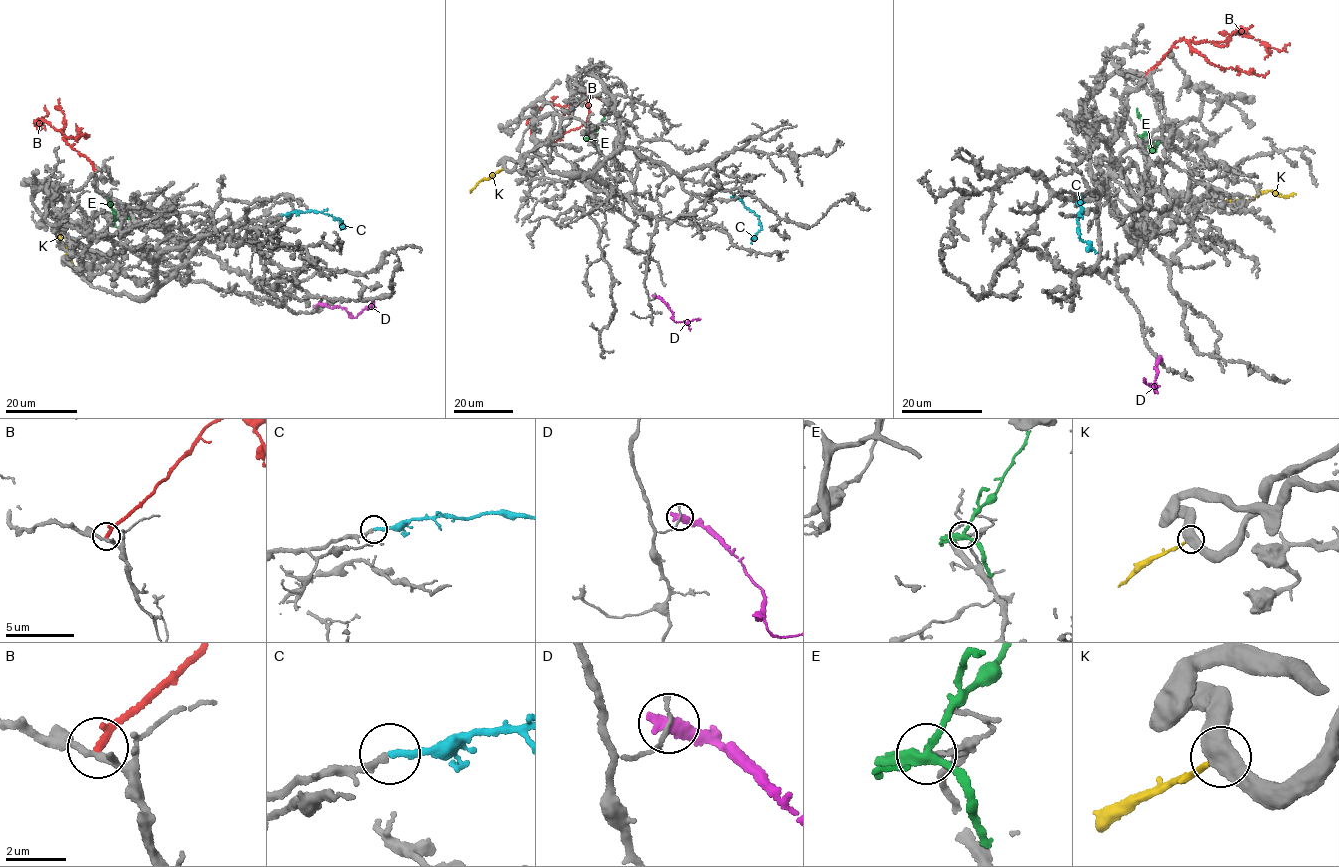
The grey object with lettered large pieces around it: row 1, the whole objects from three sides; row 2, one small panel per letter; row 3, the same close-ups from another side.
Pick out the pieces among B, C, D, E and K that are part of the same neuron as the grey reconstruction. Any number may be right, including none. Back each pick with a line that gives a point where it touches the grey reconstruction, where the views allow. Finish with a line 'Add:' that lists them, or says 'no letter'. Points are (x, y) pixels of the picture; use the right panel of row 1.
C: meets grey at (1079, 195)
Add: C

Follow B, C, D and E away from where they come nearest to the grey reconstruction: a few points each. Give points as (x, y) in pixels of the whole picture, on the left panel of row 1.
B: (97, 171), (88, 159), (72, 149), (60, 130), (48, 121), (35, 121), (48, 115), (45, 105)
C: (280, 214), (309, 210), (328, 214), (345, 226)
D: (316, 307), (320, 304), (338, 306), (354, 318), (374, 300)
E: (116, 218), (107, 199)

